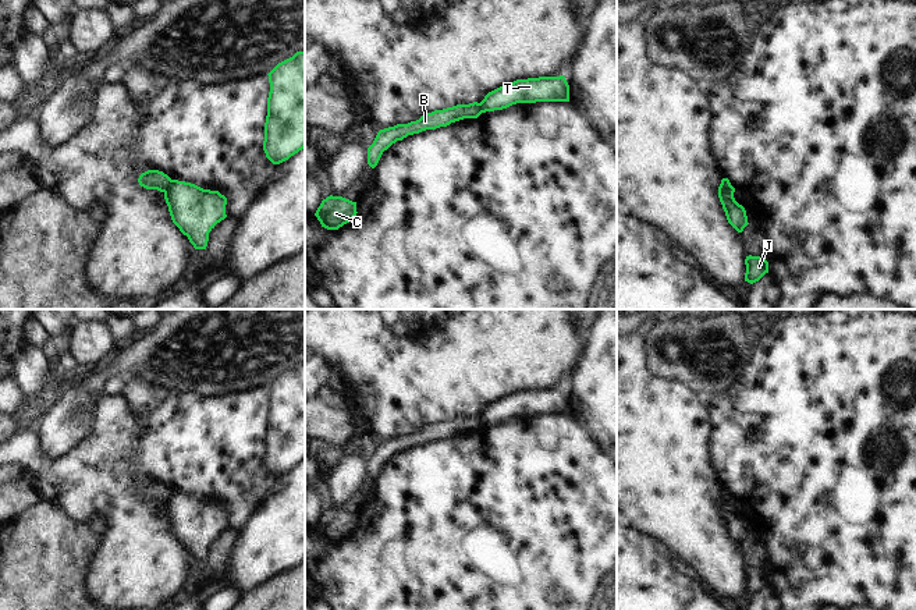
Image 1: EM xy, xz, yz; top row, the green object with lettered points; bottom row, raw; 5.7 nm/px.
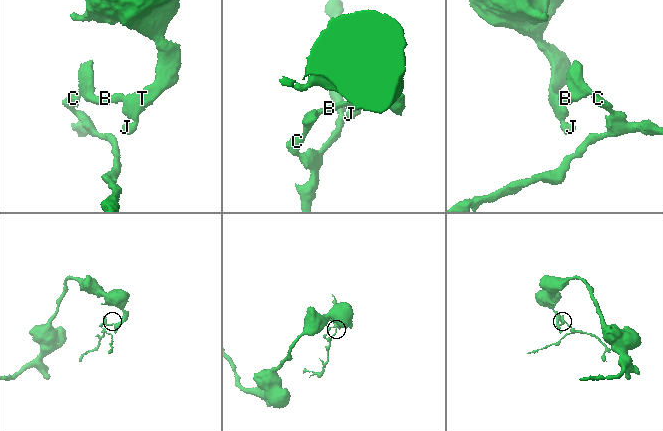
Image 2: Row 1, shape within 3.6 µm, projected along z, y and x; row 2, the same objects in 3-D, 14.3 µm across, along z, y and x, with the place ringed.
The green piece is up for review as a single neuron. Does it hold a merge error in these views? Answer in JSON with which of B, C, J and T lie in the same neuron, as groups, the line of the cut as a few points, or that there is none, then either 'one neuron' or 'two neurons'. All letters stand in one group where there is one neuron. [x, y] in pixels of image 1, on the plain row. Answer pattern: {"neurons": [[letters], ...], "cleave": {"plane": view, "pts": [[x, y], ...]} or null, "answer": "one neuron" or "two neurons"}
{"neurons": [["B", "C"], ["J", "T"]], "cleave": {"plane": "xy", "pts": [[173, 492], [163, 503]]}, "answer": "two neurons"}

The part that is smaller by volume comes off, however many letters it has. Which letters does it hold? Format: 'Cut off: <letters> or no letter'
Cut off: B, C

